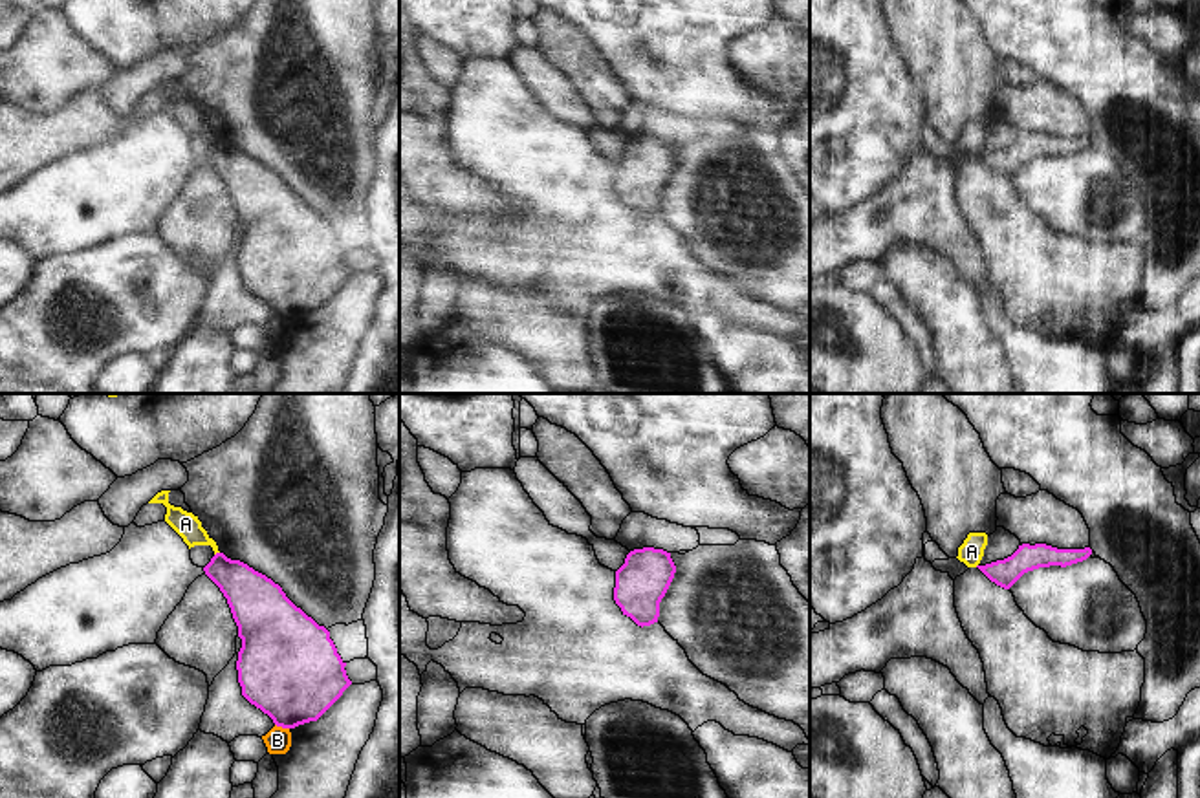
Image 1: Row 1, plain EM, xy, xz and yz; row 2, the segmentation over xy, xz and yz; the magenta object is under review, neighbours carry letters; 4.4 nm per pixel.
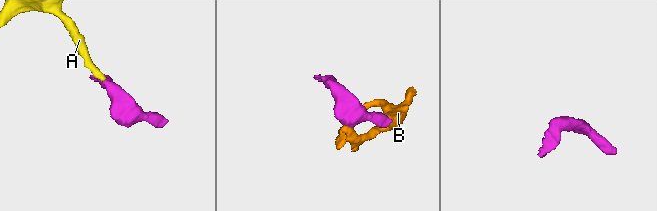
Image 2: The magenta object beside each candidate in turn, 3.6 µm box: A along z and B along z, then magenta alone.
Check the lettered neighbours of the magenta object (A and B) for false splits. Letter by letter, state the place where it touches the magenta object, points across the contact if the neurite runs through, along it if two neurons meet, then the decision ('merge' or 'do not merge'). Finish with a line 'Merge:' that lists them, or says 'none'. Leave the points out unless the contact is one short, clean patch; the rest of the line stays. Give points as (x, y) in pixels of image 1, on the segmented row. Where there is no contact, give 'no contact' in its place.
A: xy (217, 553) | along xy (218, 551), (215, 555) | do not merge
B: xy (283, 727) | along xy (275, 723), (288, 729) | do not merge
Merge: none

